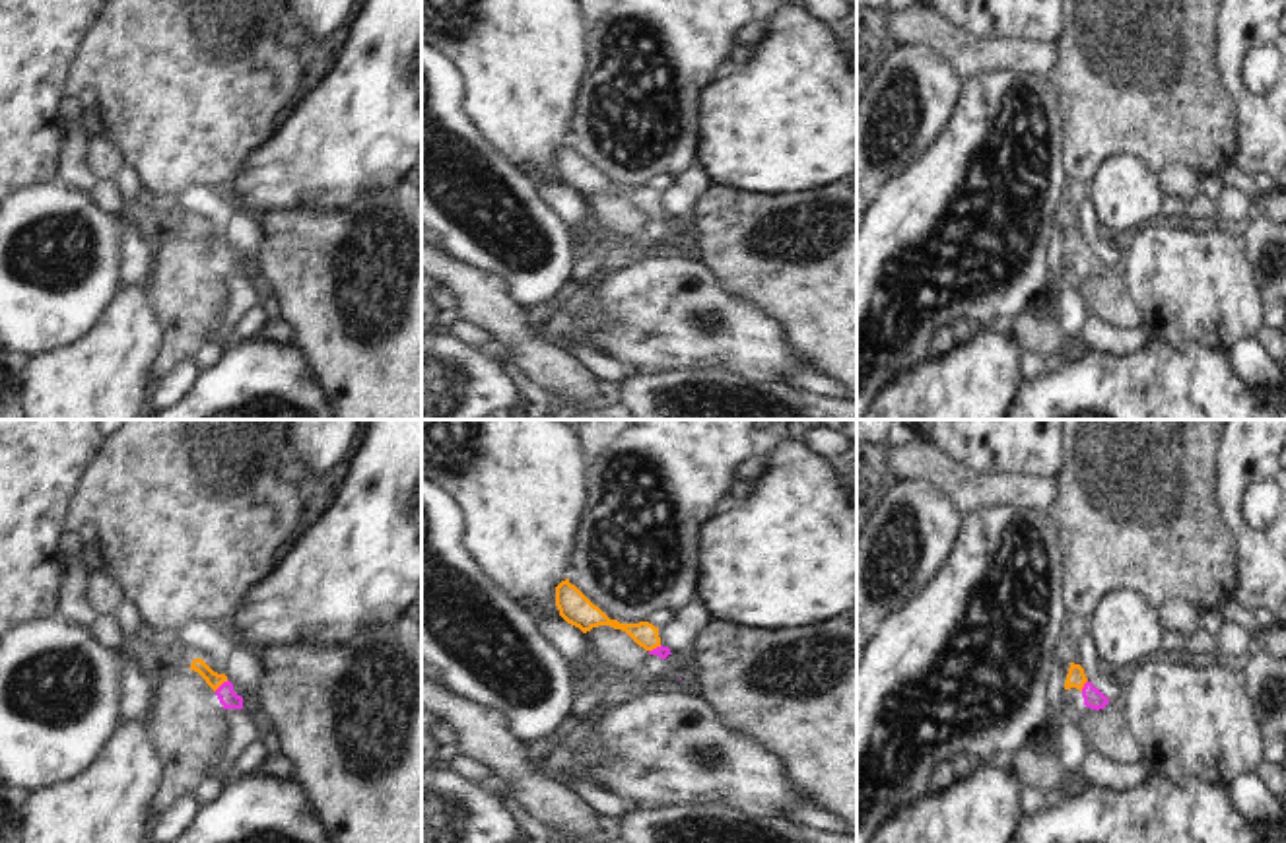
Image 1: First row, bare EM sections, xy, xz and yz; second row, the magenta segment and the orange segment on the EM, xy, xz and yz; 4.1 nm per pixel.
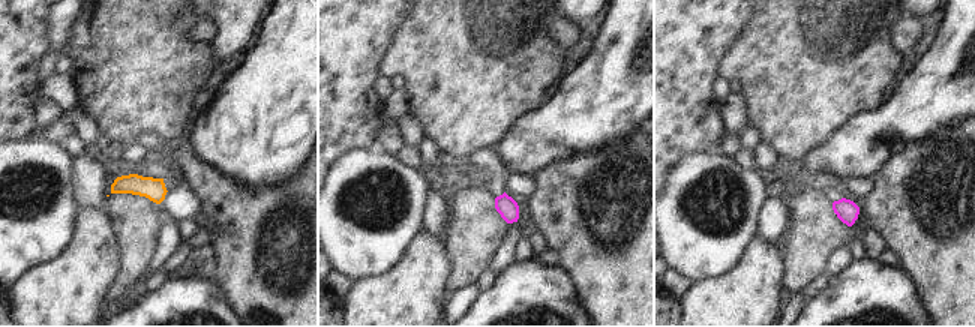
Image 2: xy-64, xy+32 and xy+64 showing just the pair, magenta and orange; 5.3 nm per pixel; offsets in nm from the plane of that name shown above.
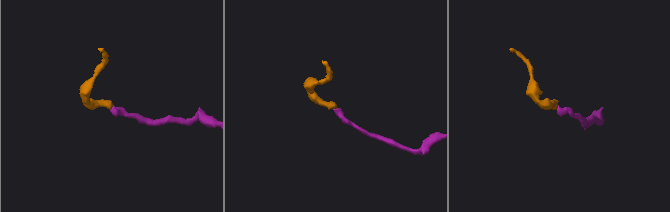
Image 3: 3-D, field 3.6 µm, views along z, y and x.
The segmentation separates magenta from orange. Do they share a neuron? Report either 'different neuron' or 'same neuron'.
same neuron

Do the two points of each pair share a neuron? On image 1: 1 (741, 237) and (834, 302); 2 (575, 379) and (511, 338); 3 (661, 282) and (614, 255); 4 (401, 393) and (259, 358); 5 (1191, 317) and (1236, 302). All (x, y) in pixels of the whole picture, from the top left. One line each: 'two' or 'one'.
1: one
2: one
3: two
4: two
5: one

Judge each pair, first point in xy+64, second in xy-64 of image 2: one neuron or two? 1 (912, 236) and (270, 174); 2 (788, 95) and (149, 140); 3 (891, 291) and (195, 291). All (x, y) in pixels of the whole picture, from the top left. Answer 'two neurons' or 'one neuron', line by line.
1: two neurons
2: two neurons
3: one neuron

